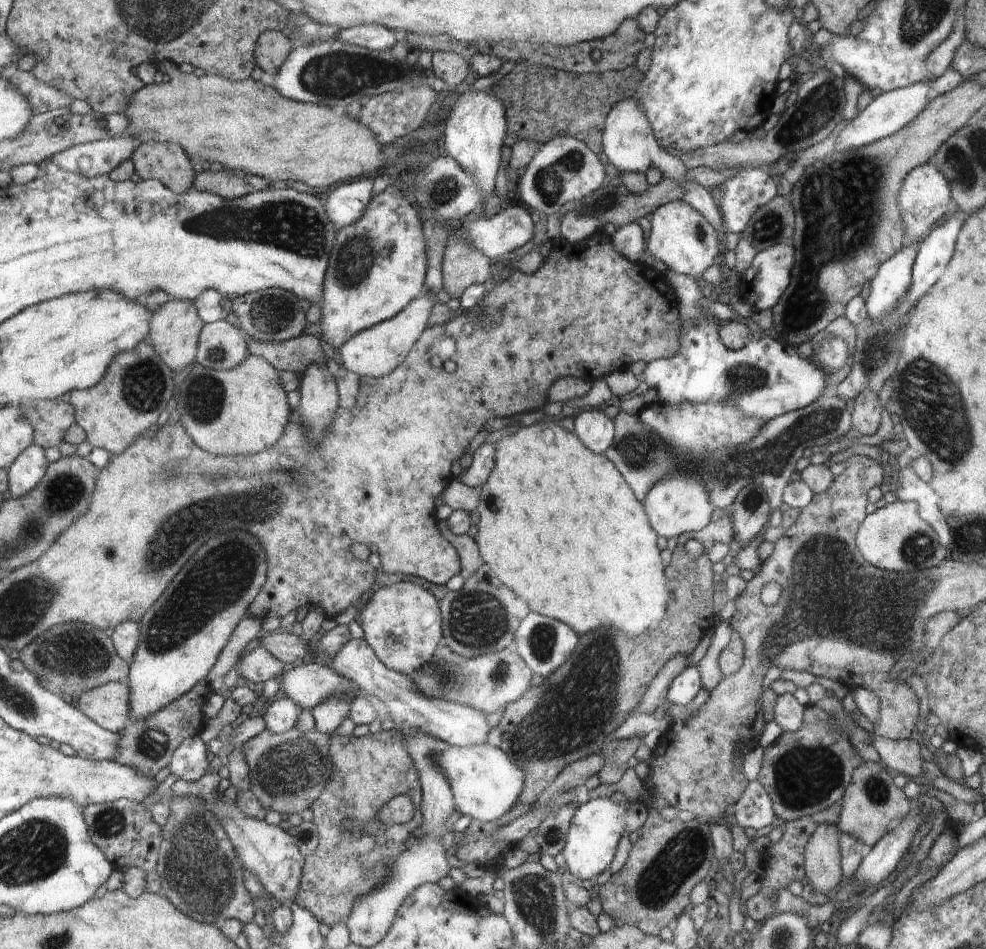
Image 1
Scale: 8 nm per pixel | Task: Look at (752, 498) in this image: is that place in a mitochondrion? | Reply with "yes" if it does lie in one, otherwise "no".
yes

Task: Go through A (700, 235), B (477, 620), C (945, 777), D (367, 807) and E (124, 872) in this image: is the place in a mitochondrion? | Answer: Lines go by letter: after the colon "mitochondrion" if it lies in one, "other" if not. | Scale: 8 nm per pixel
A: mitochondrion
B: mitochondrion
C: other
D: other
E: other

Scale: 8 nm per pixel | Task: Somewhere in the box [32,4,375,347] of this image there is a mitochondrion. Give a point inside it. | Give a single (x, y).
(290, 225)

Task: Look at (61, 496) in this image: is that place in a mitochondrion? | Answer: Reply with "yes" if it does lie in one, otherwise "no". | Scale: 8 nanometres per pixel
yes

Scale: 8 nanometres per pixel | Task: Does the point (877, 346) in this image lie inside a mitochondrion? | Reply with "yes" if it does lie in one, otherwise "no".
yes

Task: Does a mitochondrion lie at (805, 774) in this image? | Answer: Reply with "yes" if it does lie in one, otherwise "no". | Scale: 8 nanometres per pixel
yes

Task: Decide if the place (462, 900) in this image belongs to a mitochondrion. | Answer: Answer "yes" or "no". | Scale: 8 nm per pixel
no

